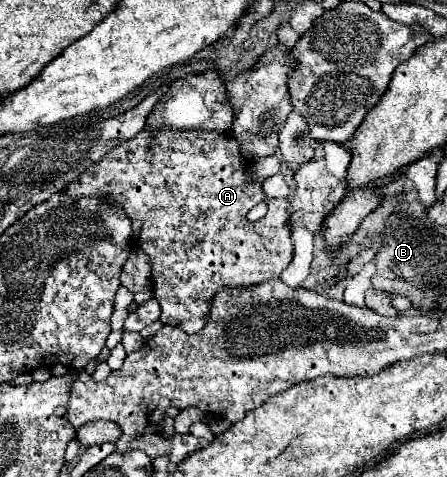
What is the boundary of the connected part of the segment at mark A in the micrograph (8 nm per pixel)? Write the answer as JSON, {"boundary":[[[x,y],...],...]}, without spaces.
{"boundary":[[[143,129],[137,137],[131,137],[131,141],[123,141],[123,145],[117,145],[115,149],[111,149],[111,153],[105,153],[101,157],[101,161],[97,161],[95,165],[87,167],[83,175],[79,175],[75,181],[71,181],[71,185],[67,187],[67,195],[71,197],[97,197],[97,195],[109,195],[113,197],[119,205],[125,207],[127,215],[133,221],[133,241],[137,247],[141,247],[149,257],[151,257],[151,269],[153,269],[153,293],[155,299],[161,305],[161,323],[179,327],[185,333],[199,333],[209,317],[209,307],[211,301],[215,297],[215,293],[223,291],[223,287],[231,287],[231,289],[241,289],[241,287],[251,287],[251,285],[259,285],[263,281],[269,279],[279,279],[279,275],[289,267],[291,259],[293,259],[293,245],[291,245],[291,229],[289,229],[289,213],[287,207],[289,203],[285,199],[269,199],[267,201],[267,213],[263,219],[259,221],[249,221],[247,213],[259,203],[265,201],[265,193],[261,189],[261,183],[247,183],[247,167],[249,163],[245,163],[239,157],[239,143],[231,137],[231,133],[211,133],[211,131],[171,131],[171,129],[163,129],[159,133],[151,133],[149,129]]]}

